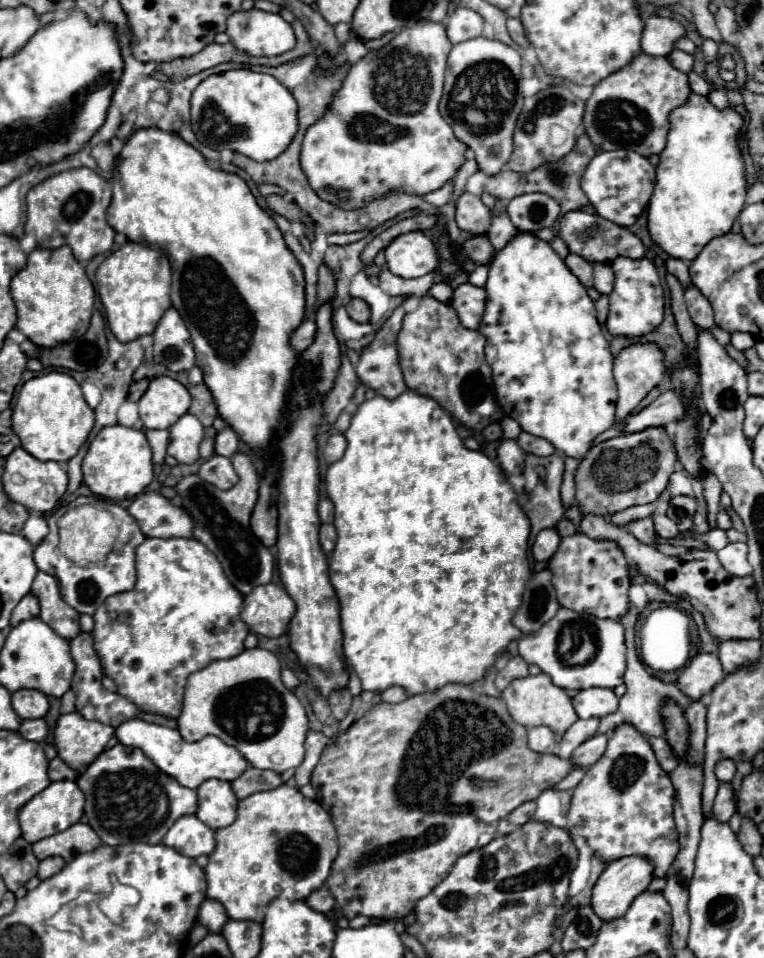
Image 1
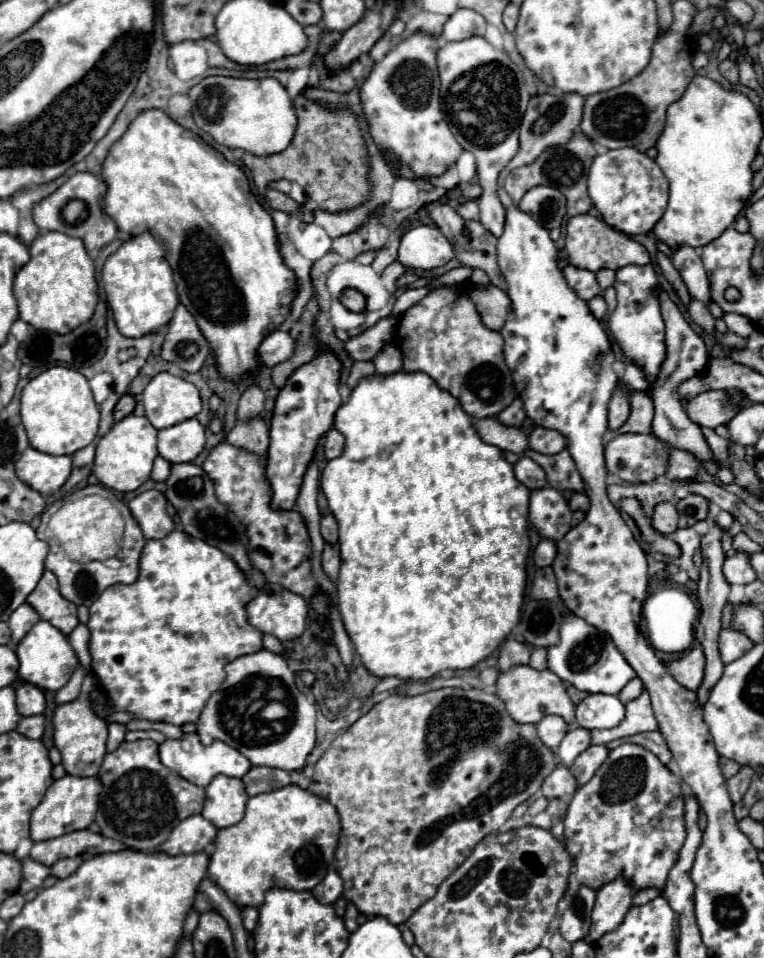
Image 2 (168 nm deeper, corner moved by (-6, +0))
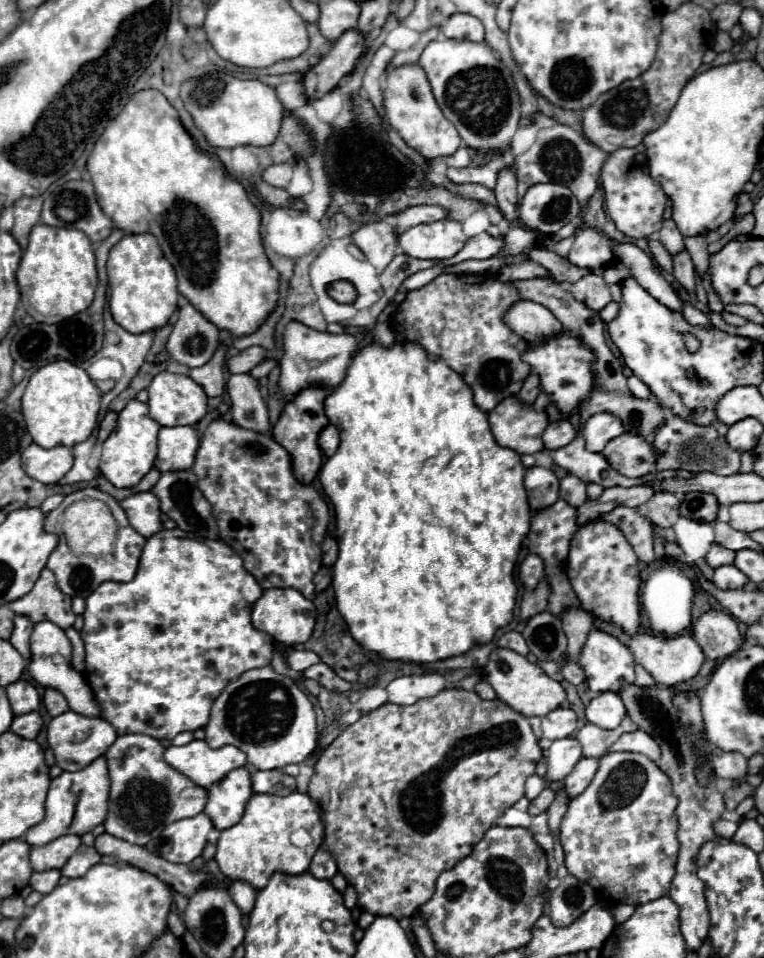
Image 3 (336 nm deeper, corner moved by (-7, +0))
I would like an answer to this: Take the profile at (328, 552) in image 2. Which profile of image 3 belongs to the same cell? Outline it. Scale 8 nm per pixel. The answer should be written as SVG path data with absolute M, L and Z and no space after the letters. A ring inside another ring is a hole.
M321 567L317 571L317 575L313 577L313 583L315 583L315 591L321 593L325 591L329 585L331 585L331 569L329 567Z

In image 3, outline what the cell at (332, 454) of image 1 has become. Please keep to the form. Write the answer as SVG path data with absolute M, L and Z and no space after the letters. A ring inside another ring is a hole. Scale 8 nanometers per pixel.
M329 423L327 427L323 427L321 433L319 433L317 443L319 443L319 449L321 449L327 457L331 457L331 455L337 451L337 447L339 447L339 431L337 431L337 427L333 427L331 423Z

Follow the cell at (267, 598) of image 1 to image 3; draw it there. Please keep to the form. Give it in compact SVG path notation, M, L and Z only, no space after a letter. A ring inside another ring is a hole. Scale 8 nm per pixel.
M267 589L263 591L263 597L255 603L253 607L253 625L259 631L269 633L277 643L285 643L289 647L293 645L301 645L305 643L315 627L315 617L317 617L317 609L313 605L311 599L303 597L297 589Z

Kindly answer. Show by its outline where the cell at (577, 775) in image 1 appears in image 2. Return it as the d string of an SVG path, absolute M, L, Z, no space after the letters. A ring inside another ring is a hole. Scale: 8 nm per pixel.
M558 765L544 781L542 785L542 795L548 797L548 799L554 799L554 797L570 797L574 791L578 789L578 783L574 779L574 775L570 773L568 767L564 765Z

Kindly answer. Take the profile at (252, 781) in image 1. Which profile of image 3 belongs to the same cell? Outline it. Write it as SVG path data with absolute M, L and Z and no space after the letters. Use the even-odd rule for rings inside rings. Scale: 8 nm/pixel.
M279 769L273 771L255 771L253 773L253 791L269 795L289 795L295 791L295 779L285 775Z

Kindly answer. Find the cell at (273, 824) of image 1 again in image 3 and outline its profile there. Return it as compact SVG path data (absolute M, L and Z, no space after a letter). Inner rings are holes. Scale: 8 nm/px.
M299 791L287 797L253 795L247 803L247 809L241 821L221 831L221 837L217 841L215 861L219 863L223 875L231 877L233 881L241 879L253 885L255 889L263 889L269 881L269 875L273 875L275 871L283 871L289 875L305 873L309 869L313 853L323 843L323 833L325 833L325 827L321 821L321 813L309 795Z

